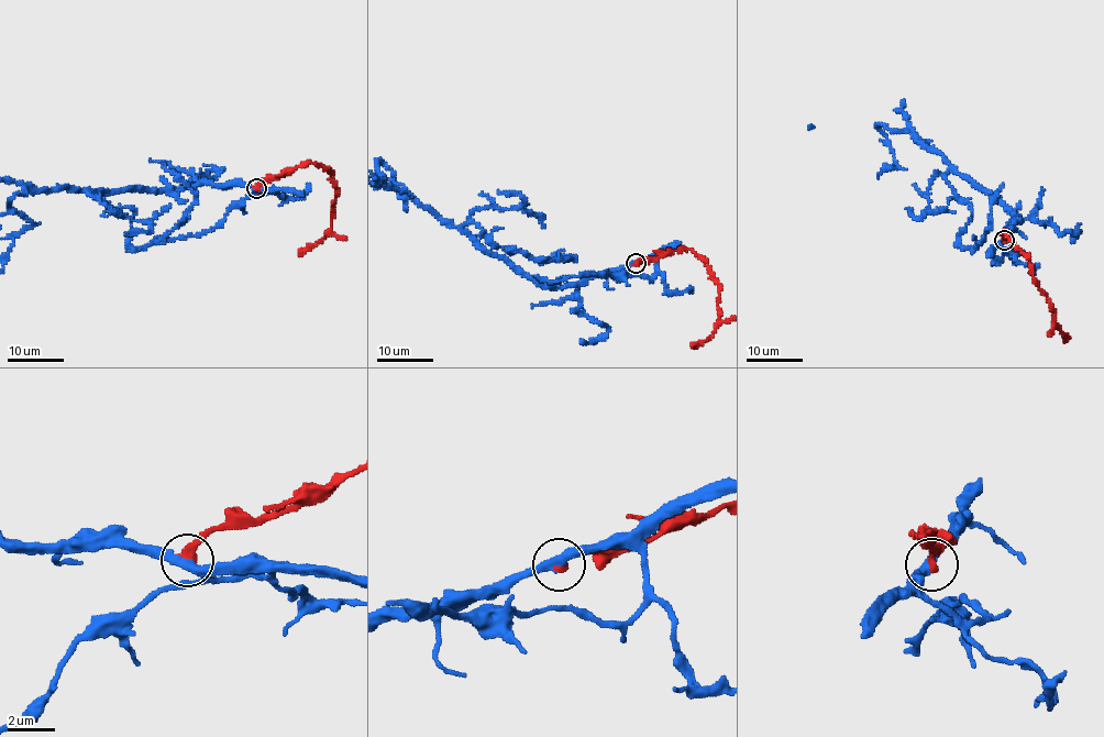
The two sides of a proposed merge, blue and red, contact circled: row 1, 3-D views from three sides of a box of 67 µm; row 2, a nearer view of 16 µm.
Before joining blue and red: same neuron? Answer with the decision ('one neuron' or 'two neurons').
one neuron

